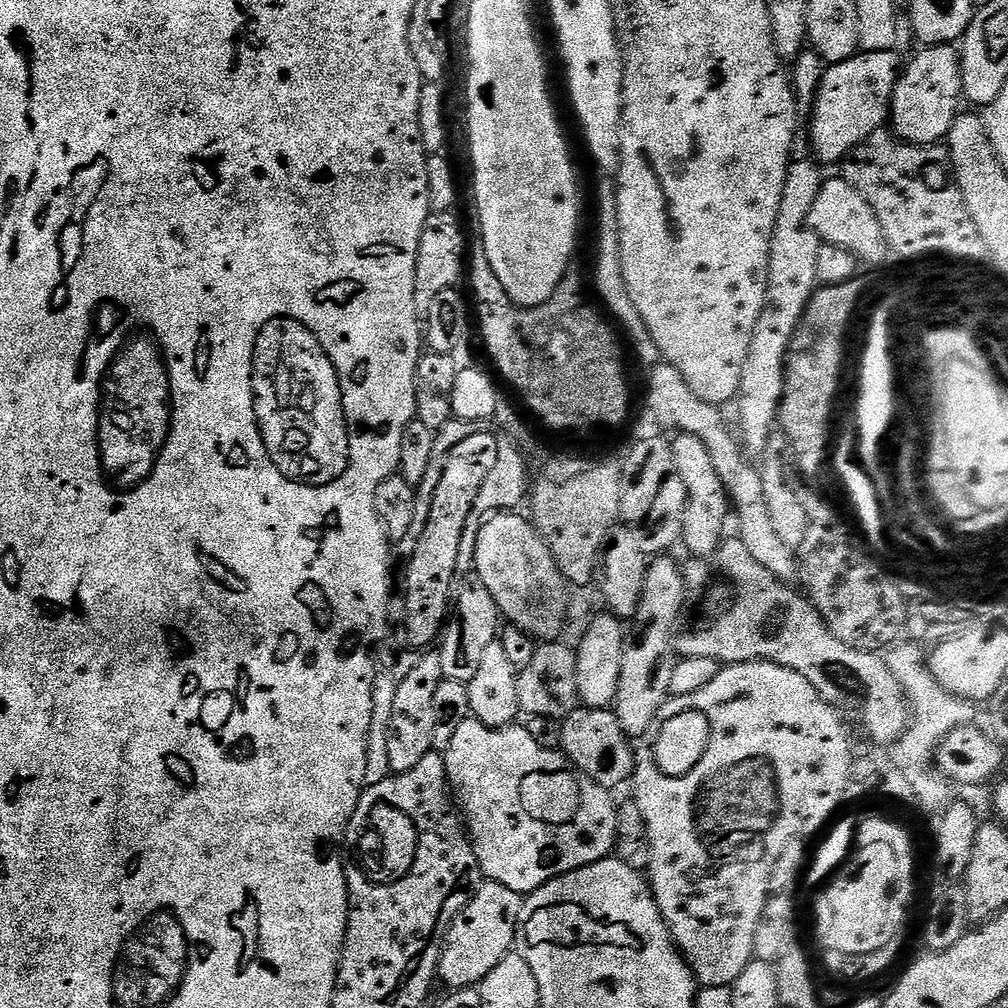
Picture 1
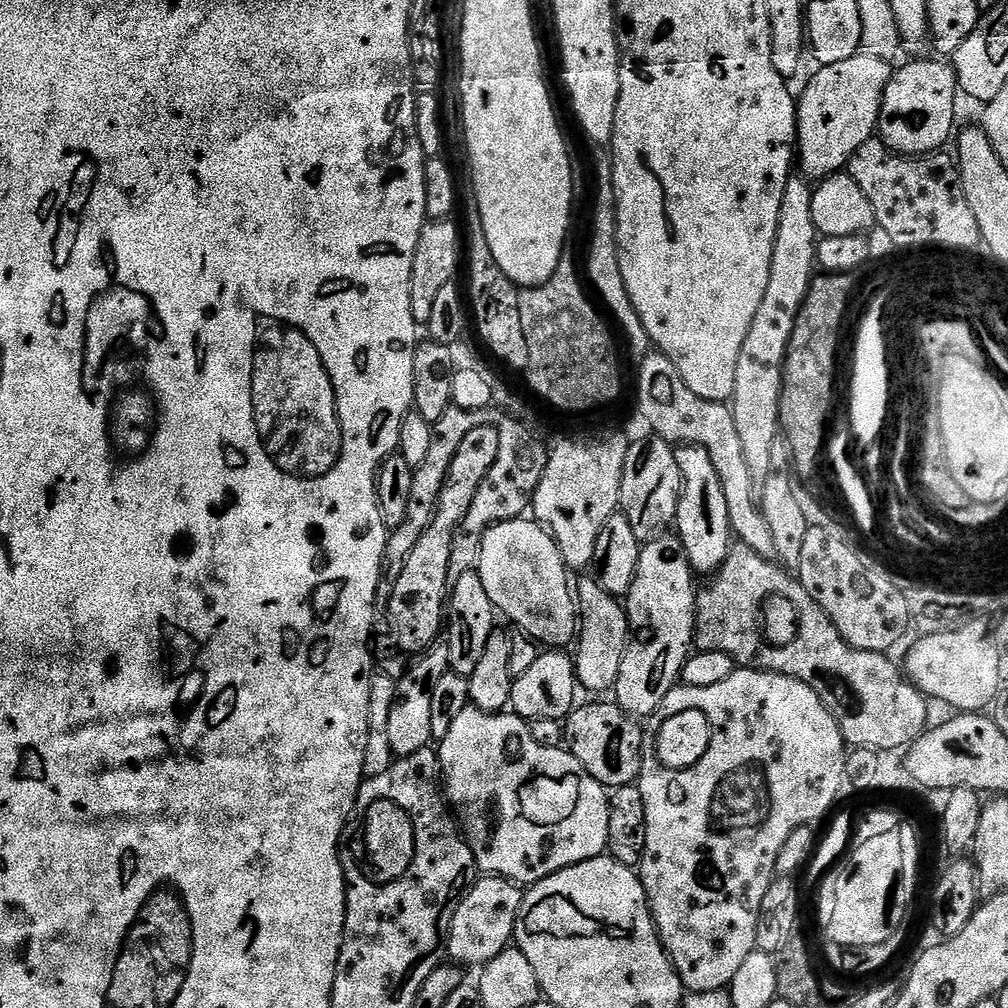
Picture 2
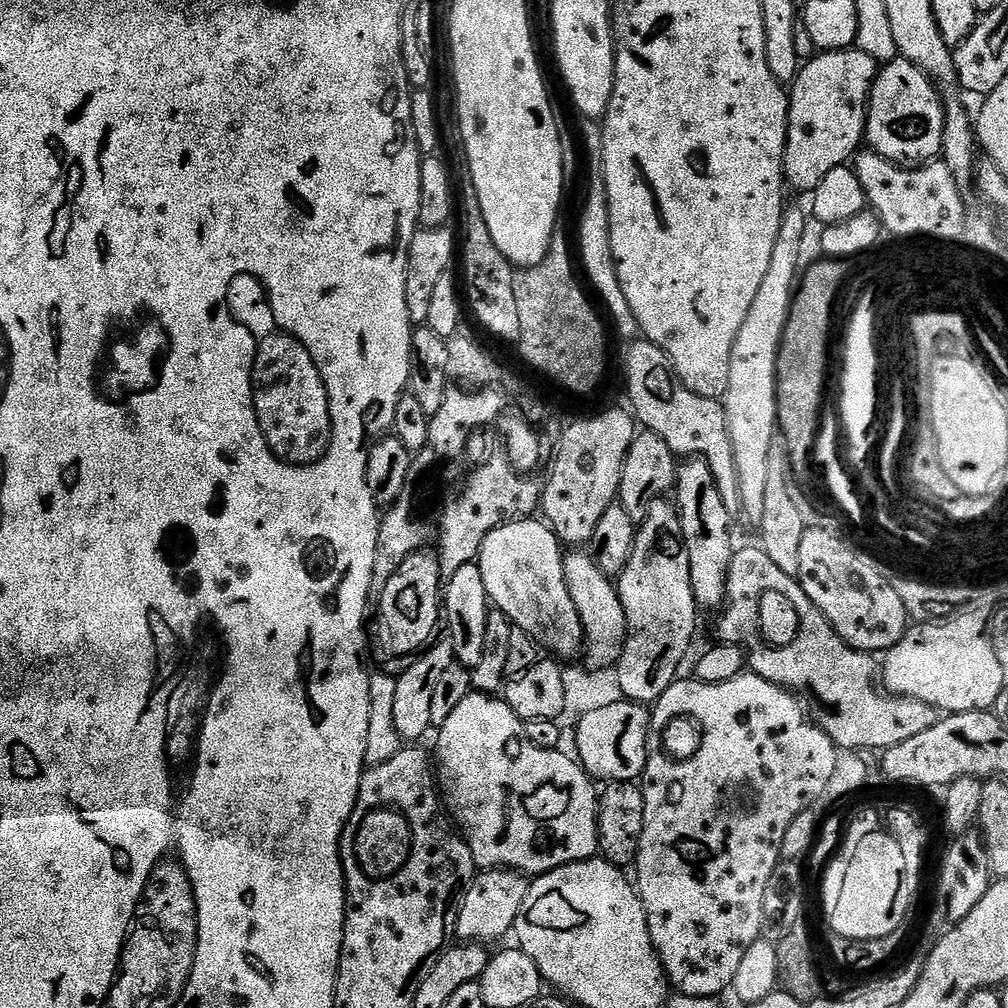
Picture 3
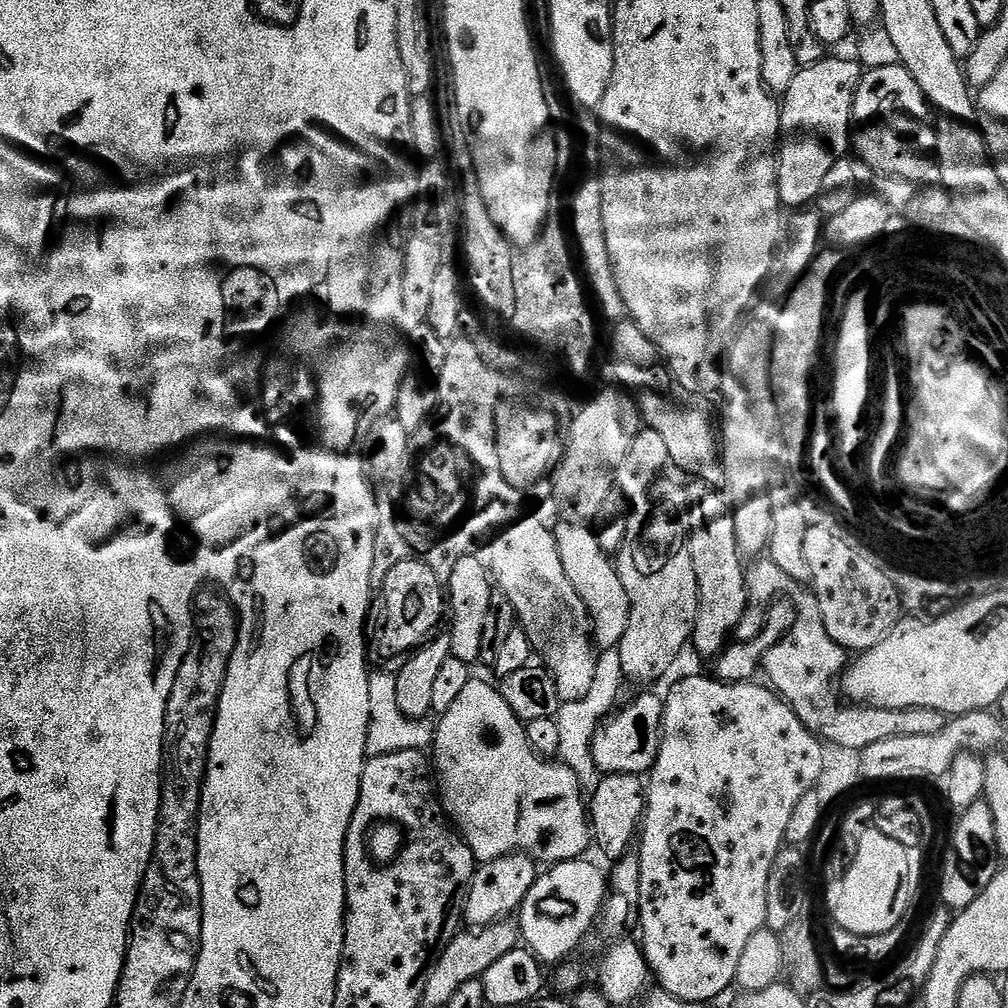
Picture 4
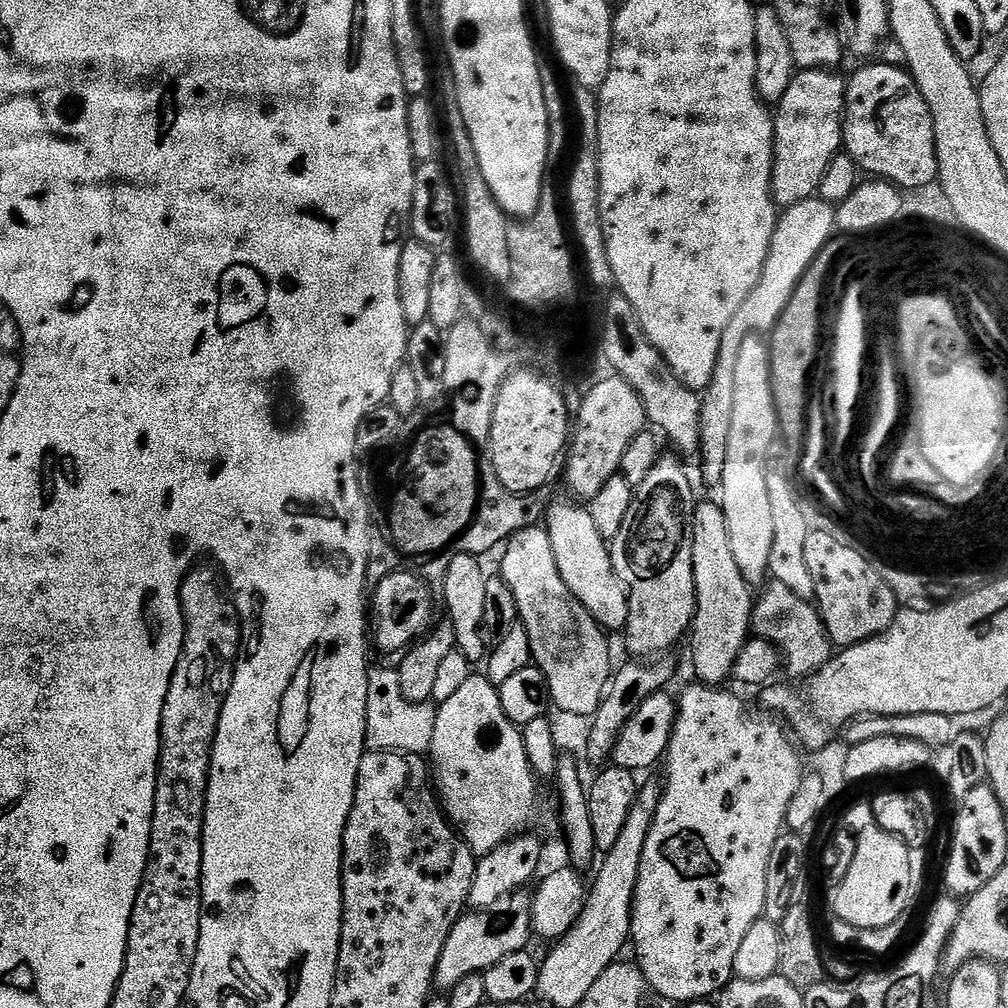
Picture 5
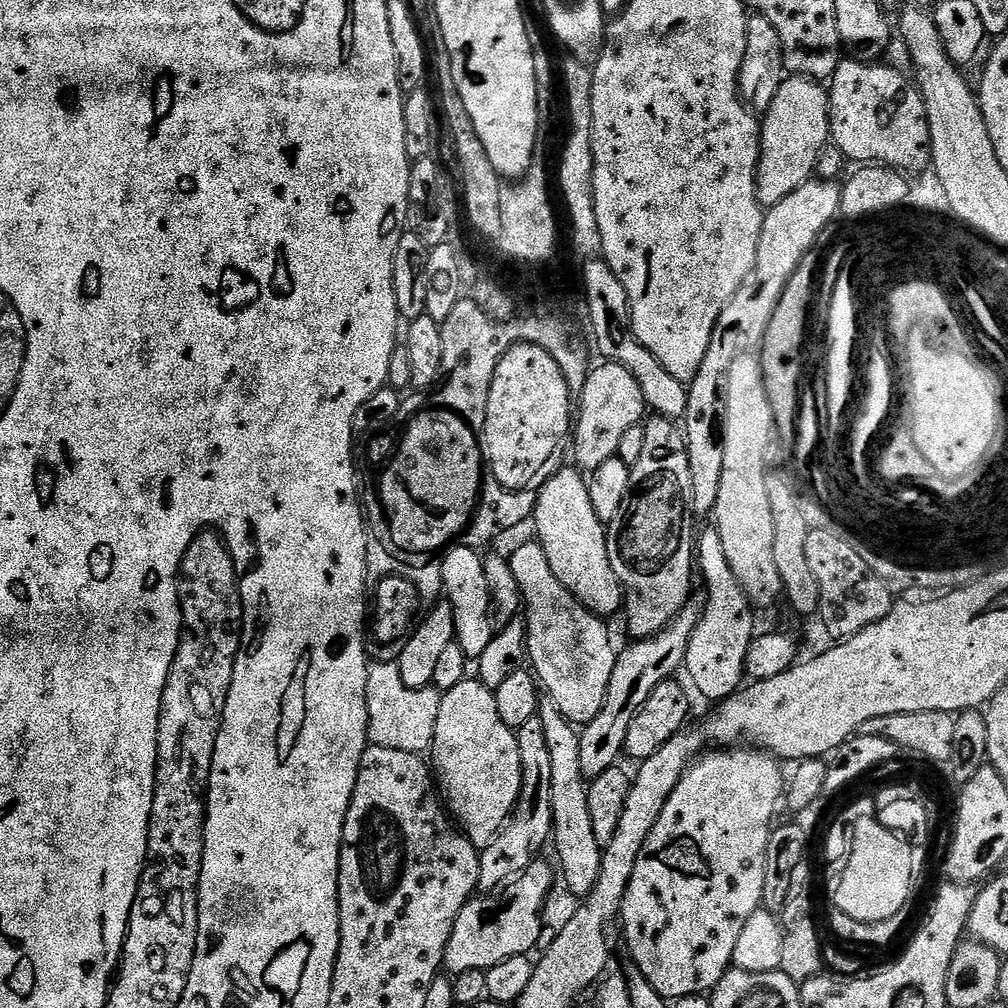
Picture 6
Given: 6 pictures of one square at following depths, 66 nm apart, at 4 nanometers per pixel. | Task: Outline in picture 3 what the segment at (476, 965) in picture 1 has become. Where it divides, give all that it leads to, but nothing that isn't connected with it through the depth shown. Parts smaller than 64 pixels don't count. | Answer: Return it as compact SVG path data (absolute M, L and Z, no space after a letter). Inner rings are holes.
M490 868L481 871L464 893L464 901L460 904L460 916L456 920L455 939L460 942L488 946L491 945L491 940L500 940L507 932L509 935L516 927L516 919L522 910L522 902L526 902L529 883L529 877L525 873L514 872L510 868Z

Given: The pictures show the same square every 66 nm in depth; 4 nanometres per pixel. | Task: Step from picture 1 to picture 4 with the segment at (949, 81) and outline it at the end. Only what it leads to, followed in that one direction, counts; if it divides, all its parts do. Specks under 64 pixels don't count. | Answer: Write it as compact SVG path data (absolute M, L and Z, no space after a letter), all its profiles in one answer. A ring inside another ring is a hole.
M901 63L882 65L880 68L869 68L861 75L860 85L854 94L852 107L852 123L854 125L854 152L860 155L859 163L873 168L876 174L897 176L908 180L911 184L924 186L928 180L937 175L936 163L936 121L931 104L922 94L918 82Z

